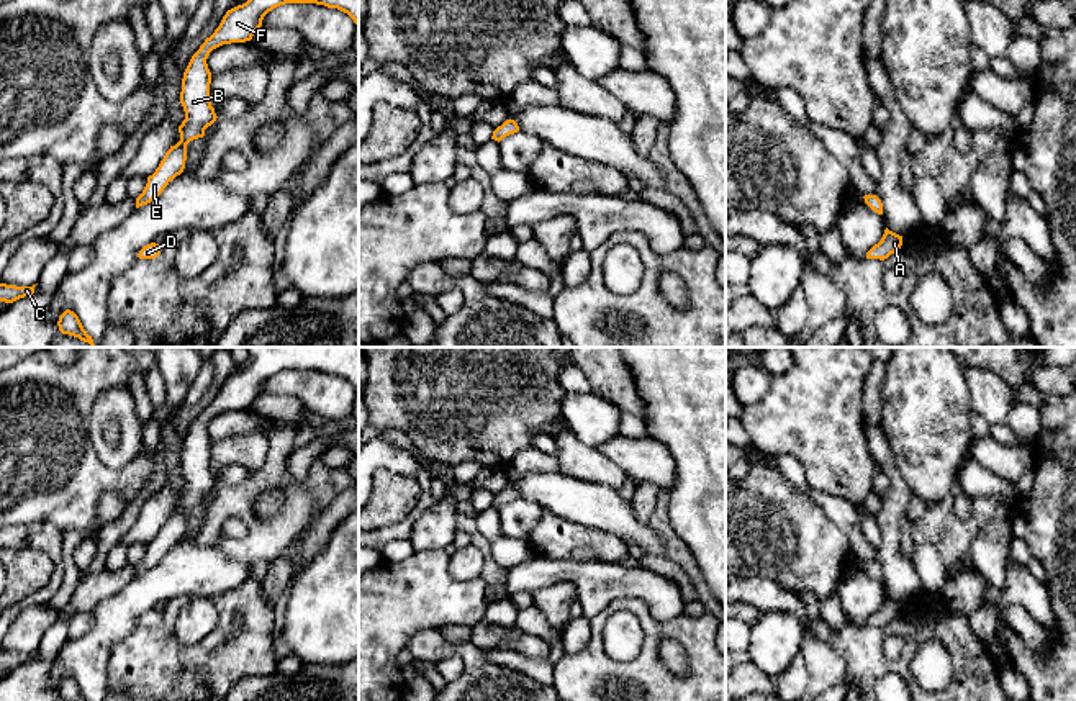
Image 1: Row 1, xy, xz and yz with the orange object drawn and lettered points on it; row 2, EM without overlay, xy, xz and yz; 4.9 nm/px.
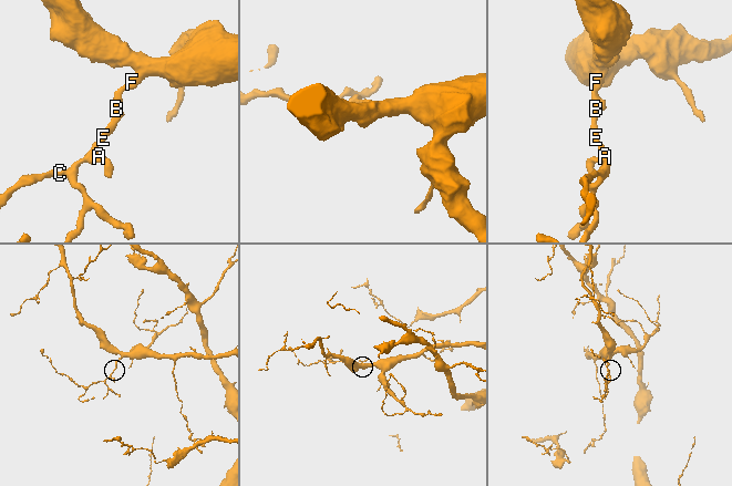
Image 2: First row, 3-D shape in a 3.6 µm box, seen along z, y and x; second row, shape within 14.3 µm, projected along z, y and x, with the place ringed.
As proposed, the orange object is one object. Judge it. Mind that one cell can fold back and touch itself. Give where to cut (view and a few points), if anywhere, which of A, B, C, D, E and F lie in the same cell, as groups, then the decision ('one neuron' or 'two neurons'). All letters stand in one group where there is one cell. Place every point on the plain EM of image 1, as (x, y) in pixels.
cut none; groups A B C D E F; one neuron

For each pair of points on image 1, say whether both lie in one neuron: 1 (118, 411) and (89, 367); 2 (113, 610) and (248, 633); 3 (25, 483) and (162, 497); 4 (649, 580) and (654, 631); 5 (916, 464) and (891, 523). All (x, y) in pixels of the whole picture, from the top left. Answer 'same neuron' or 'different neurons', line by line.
1: different neurons
2: different neurons
3: different neurons
4: different neurons
5: different neurons

